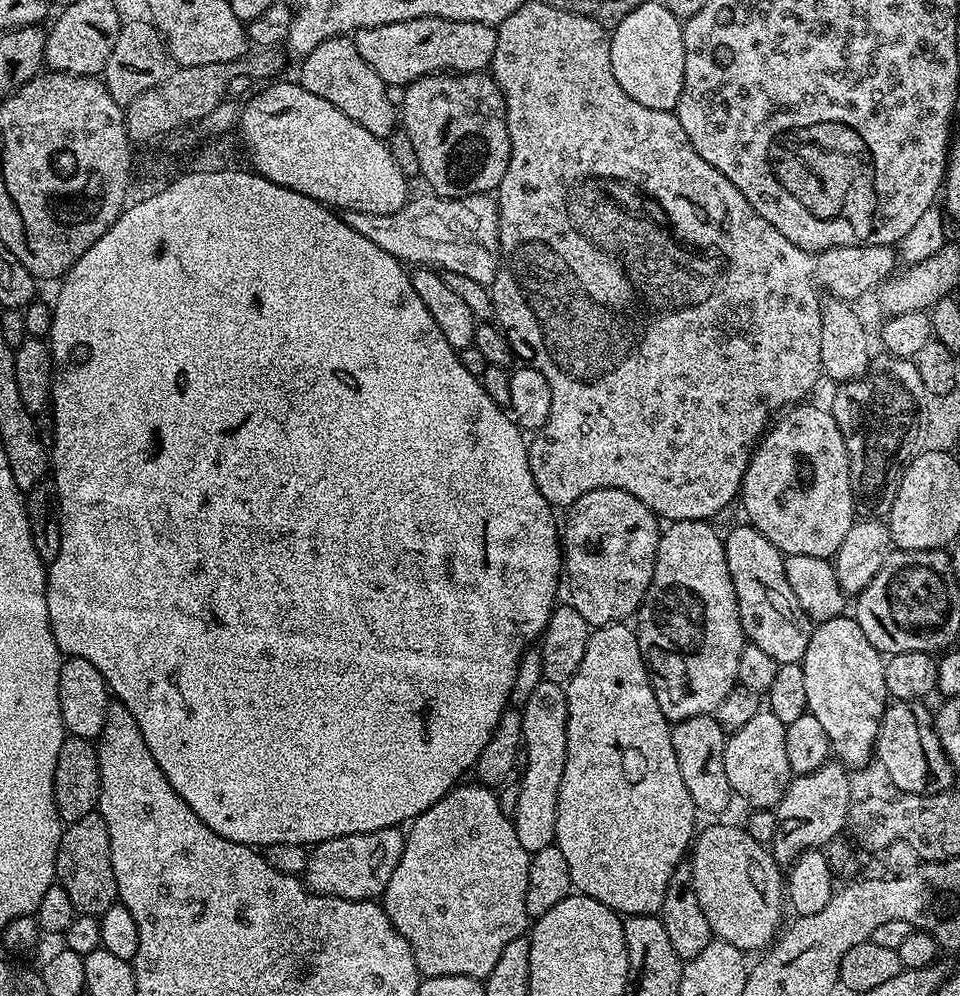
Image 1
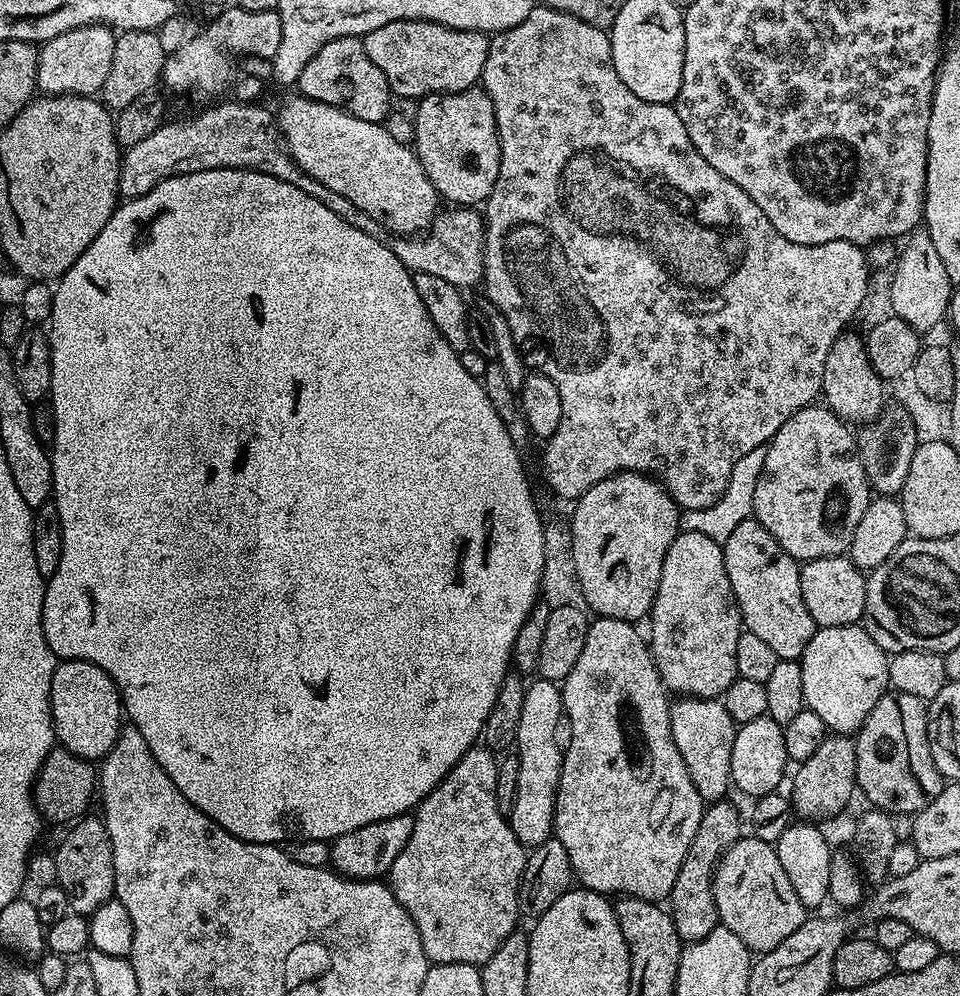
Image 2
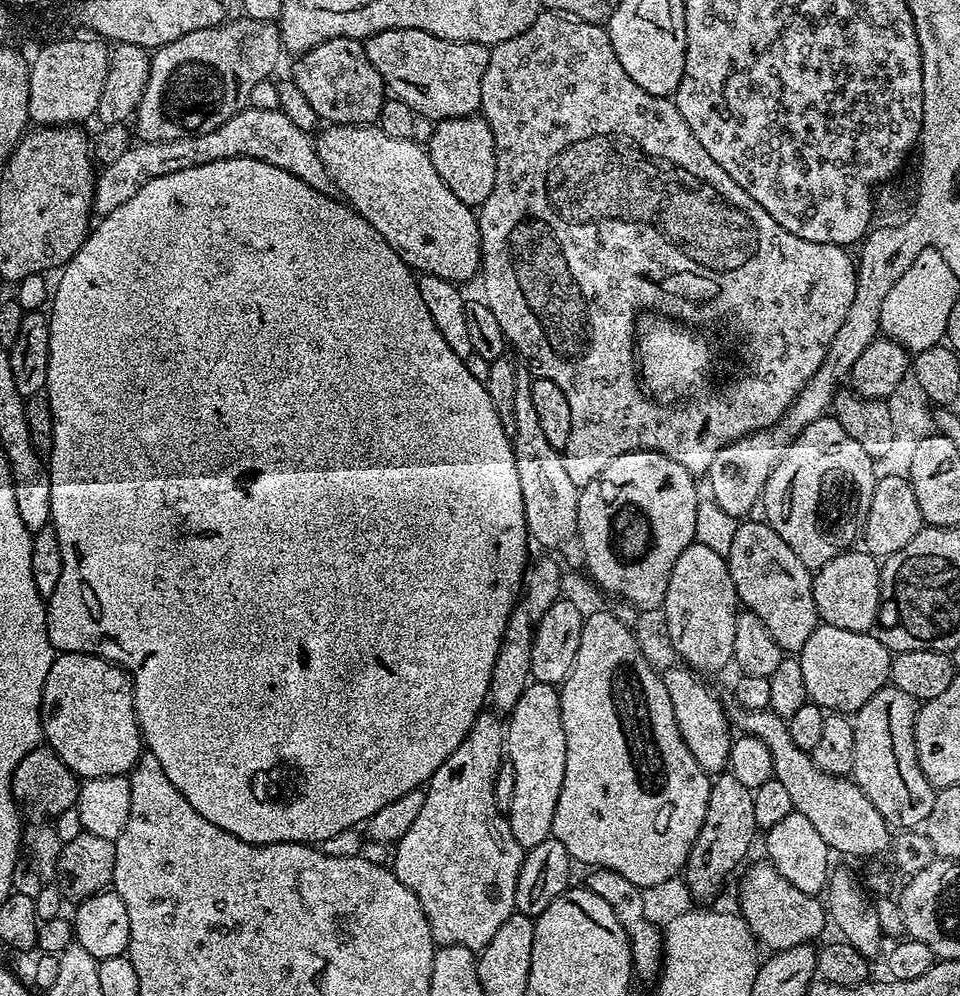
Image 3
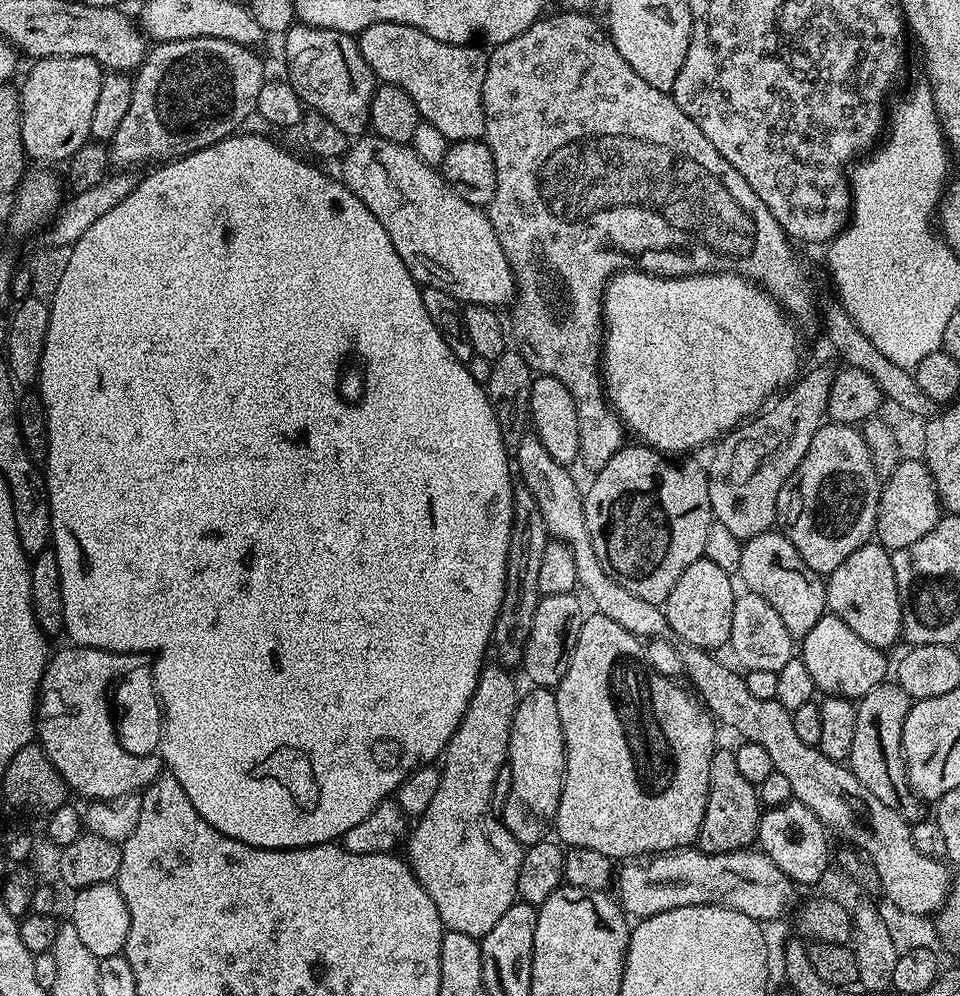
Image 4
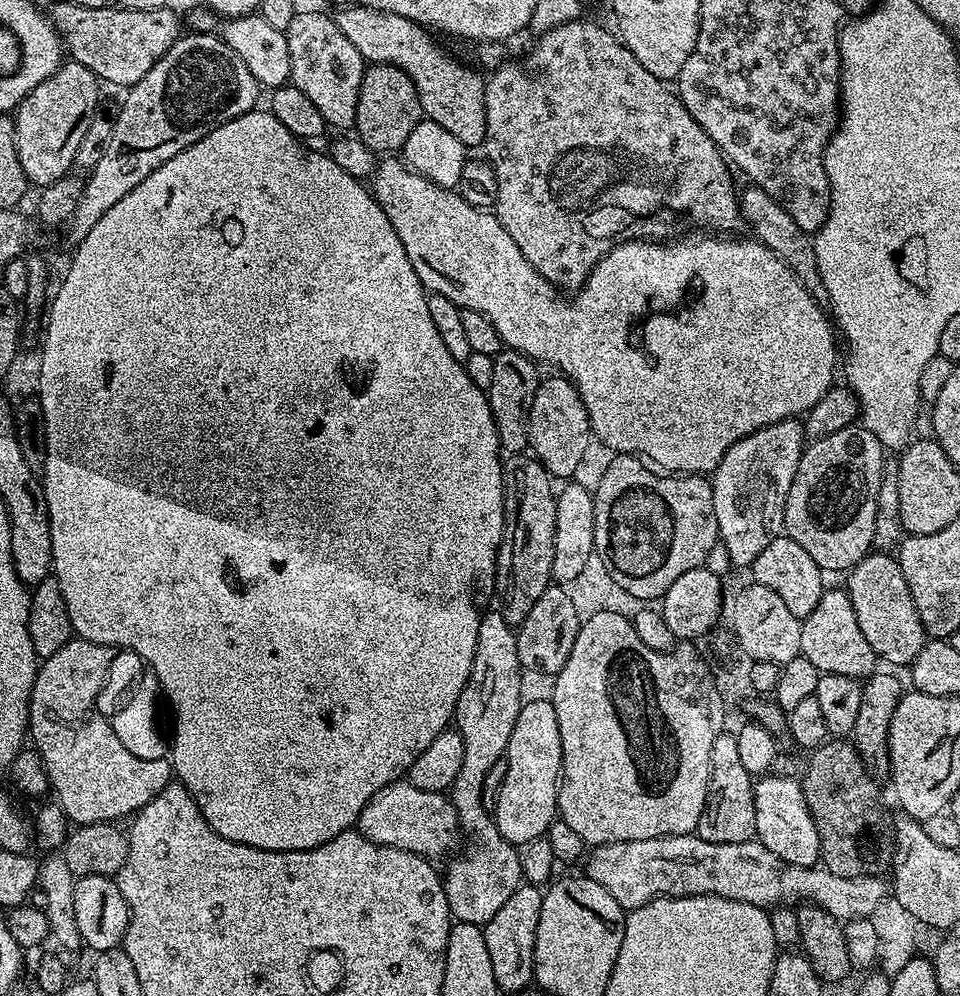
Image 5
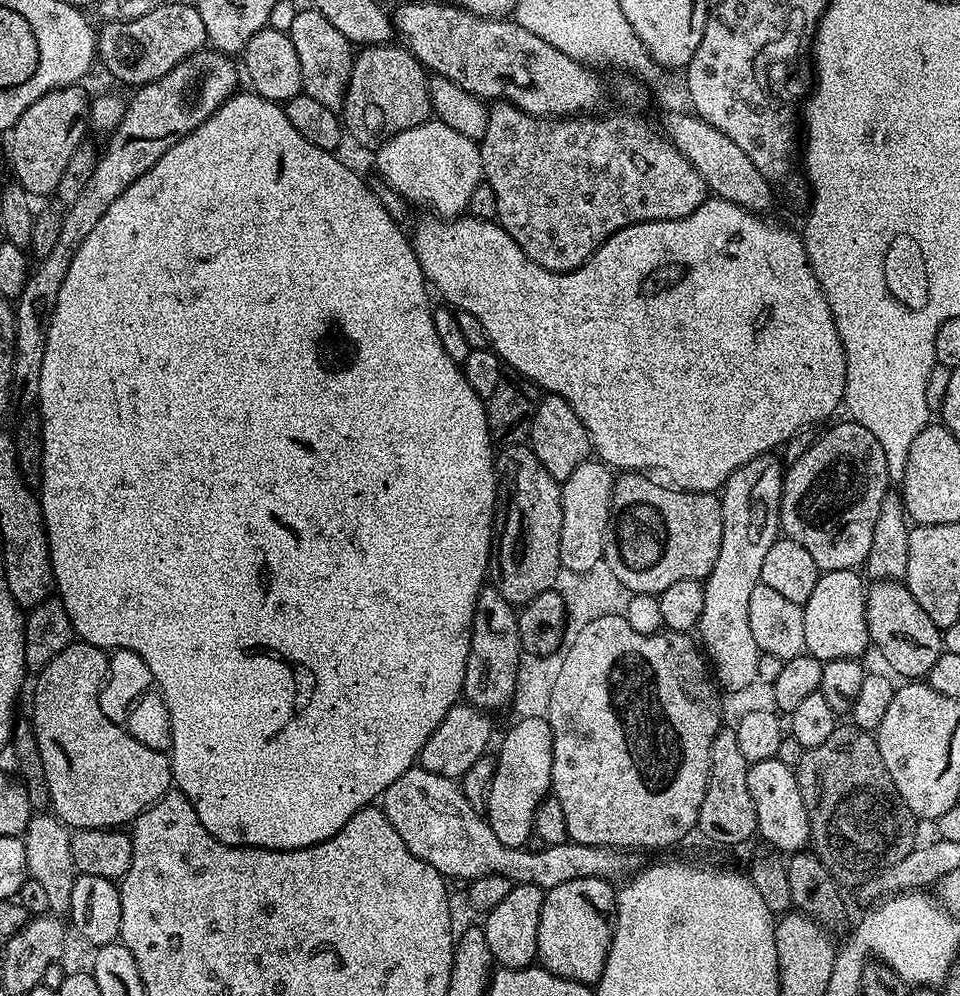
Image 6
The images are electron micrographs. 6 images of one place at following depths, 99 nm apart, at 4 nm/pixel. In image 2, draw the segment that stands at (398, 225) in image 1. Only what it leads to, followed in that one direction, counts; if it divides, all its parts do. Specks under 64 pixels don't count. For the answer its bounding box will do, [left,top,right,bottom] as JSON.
[120,102,484,290]

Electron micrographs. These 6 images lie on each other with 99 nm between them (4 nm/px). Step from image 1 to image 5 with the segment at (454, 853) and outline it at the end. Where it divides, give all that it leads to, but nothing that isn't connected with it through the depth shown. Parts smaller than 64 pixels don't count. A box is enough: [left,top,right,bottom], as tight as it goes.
[442,610,522,924]

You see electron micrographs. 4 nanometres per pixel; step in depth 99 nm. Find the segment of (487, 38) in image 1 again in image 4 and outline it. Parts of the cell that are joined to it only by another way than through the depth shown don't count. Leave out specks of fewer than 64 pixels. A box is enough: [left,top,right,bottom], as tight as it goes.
[358,22,488,142]

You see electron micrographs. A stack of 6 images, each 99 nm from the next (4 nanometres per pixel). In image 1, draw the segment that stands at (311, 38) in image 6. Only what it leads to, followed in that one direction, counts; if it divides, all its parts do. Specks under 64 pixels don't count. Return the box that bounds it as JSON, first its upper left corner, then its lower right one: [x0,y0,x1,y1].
[298,35,398,138]

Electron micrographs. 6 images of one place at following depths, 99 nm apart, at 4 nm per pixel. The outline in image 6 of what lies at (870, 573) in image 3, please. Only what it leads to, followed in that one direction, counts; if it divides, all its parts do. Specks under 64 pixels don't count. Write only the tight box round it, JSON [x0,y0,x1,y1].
[866,580,944,682]

